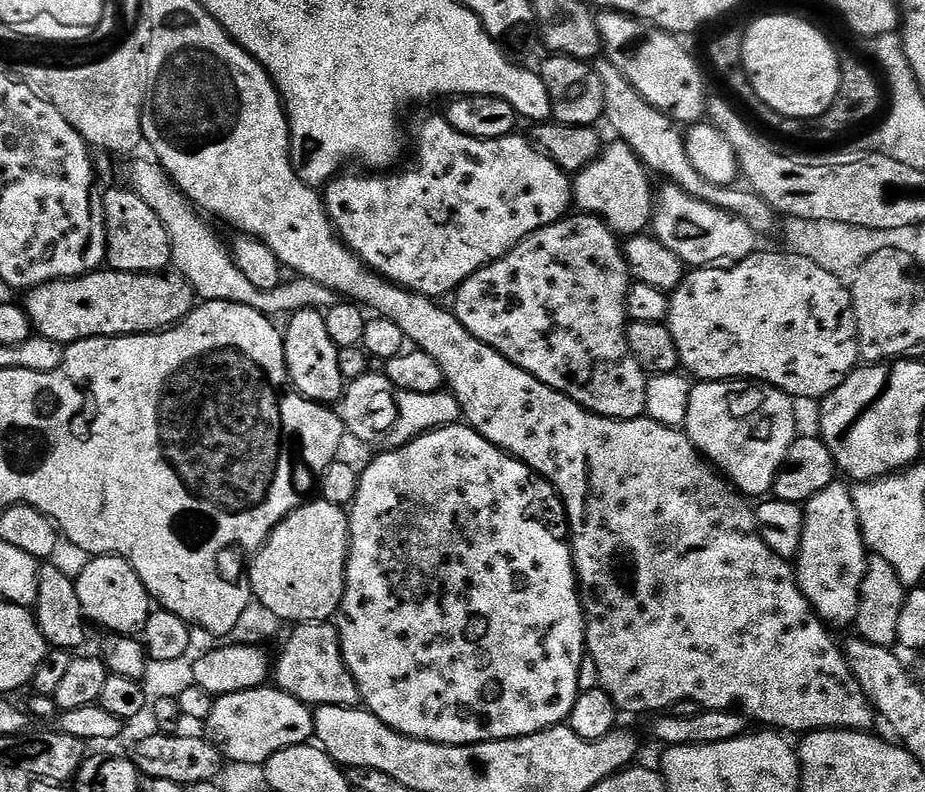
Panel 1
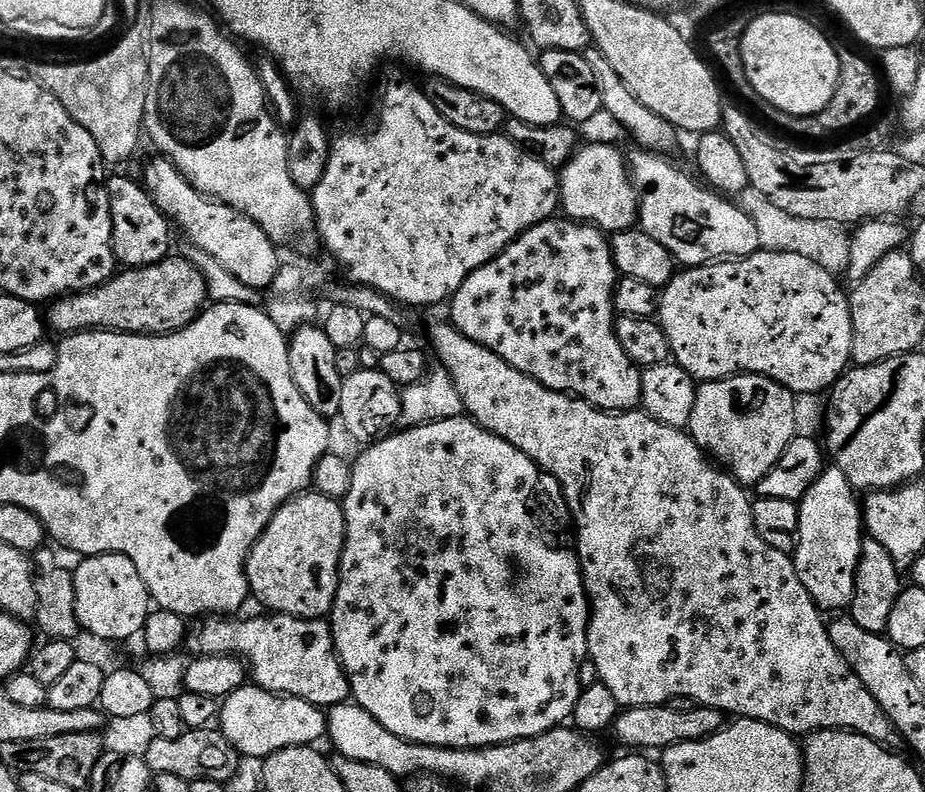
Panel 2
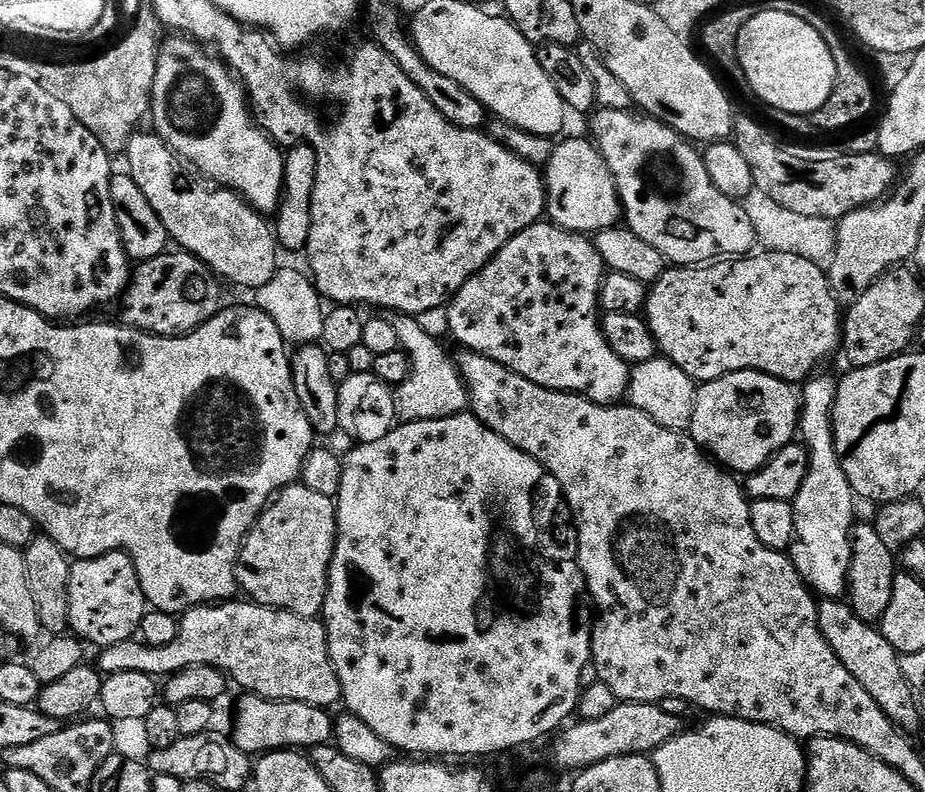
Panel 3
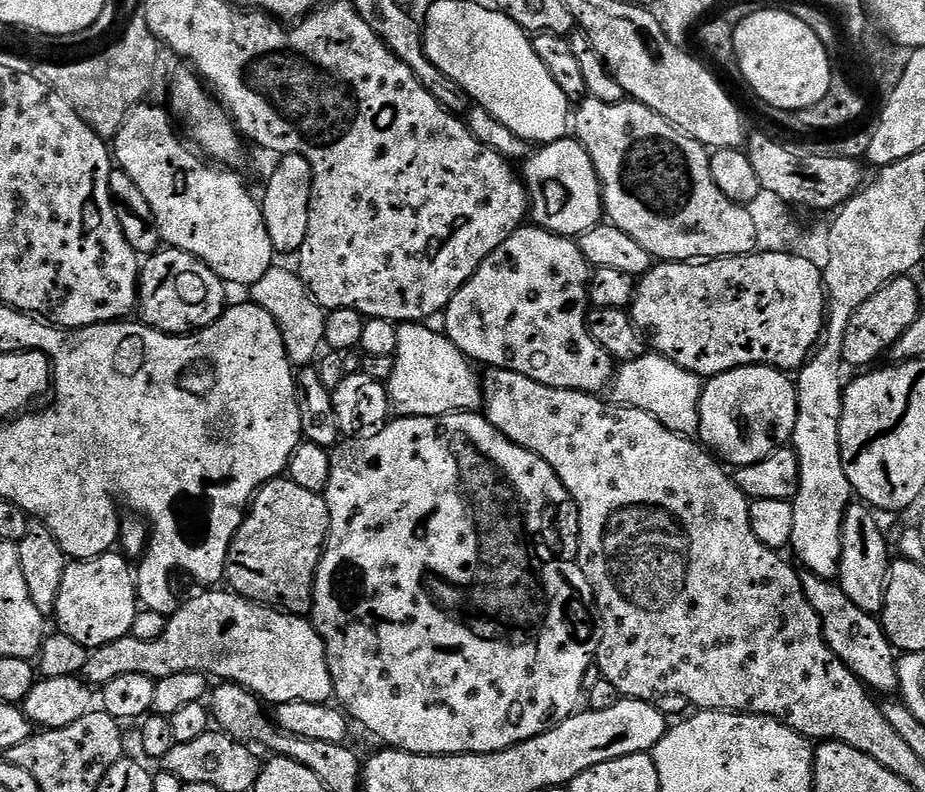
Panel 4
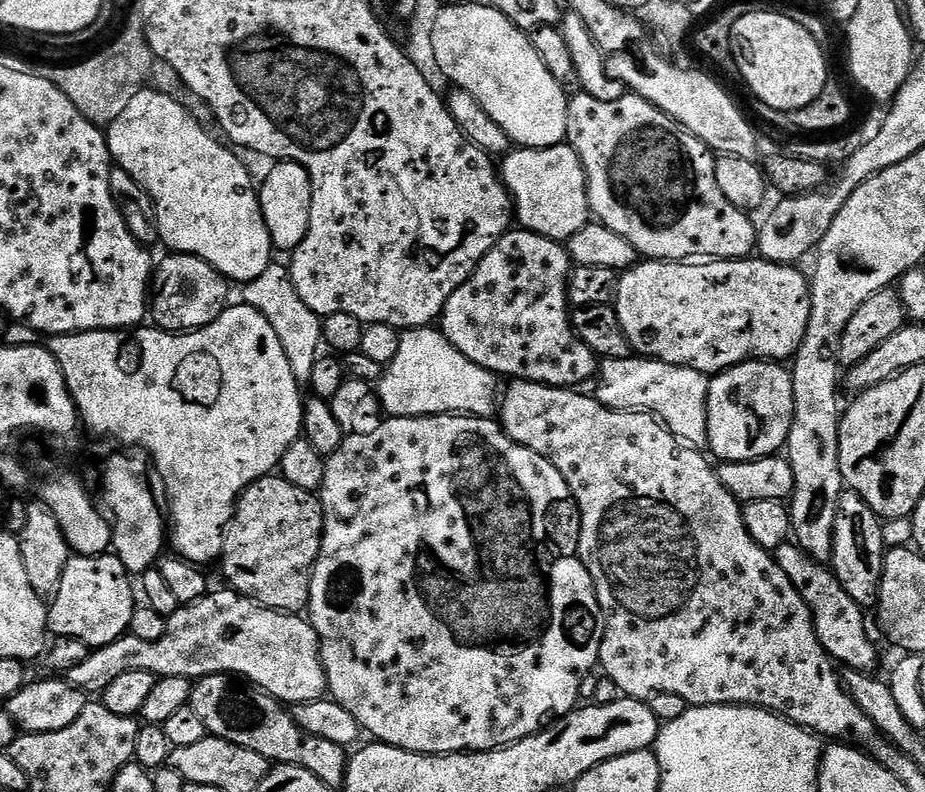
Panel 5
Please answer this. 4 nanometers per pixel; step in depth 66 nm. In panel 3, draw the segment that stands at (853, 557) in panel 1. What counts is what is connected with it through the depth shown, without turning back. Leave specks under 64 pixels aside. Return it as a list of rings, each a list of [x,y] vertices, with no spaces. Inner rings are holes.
[[[816,374],[803,385],[802,407],[798,421],[798,432],[802,443],[808,450],[809,470],[804,485],[794,501],[794,518],[796,519],[796,543],[790,549],[792,565],[798,570],[805,584],[817,597],[825,600],[840,600],[848,591],[848,575],[852,570],[852,529],[857,523],[856,504],[858,497],[852,491],[850,482],[842,470],[838,450],[834,442],[832,425],[832,407],[836,397],[837,377]]]

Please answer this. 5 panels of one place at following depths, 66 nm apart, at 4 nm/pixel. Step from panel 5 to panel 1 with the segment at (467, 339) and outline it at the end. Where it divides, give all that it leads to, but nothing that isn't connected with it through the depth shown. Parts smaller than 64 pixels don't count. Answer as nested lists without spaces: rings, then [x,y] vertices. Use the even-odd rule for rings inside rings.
[[[569,214],[556,224],[539,228],[501,260],[485,264],[464,281],[454,293],[454,311],[478,342],[490,346],[538,382],[566,394],[588,412],[611,420],[639,420],[646,413],[649,377],[628,345],[630,321],[624,303],[631,283],[632,274],[617,233],[594,215]]]

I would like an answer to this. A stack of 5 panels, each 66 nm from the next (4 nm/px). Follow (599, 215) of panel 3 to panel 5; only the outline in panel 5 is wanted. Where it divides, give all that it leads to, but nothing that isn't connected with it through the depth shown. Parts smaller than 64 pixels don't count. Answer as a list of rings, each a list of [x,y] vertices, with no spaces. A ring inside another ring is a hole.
[[[571,144],[549,148],[517,147],[503,157],[498,168],[514,205],[514,220],[523,231],[567,242],[590,222],[586,170]]]

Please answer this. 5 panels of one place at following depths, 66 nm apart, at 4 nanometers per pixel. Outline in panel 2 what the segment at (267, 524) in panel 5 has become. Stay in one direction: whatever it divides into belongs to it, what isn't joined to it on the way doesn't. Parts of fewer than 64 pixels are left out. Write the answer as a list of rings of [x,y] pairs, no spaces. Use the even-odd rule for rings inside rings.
[[[309,490],[299,496],[293,496],[288,500],[276,513],[272,521],[266,526],[266,530],[260,533],[258,542],[252,545],[252,553],[248,556],[248,565],[245,566],[244,572],[248,576],[248,587],[253,597],[257,596],[262,603],[273,613],[281,616],[294,616],[298,620],[319,620],[327,617],[332,611],[338,586],[340,585],[340,559],[344,557],[344,535],[346,534],[346,522],[344,521],[344,506],[339,500],[326,498],[321,492]]]

